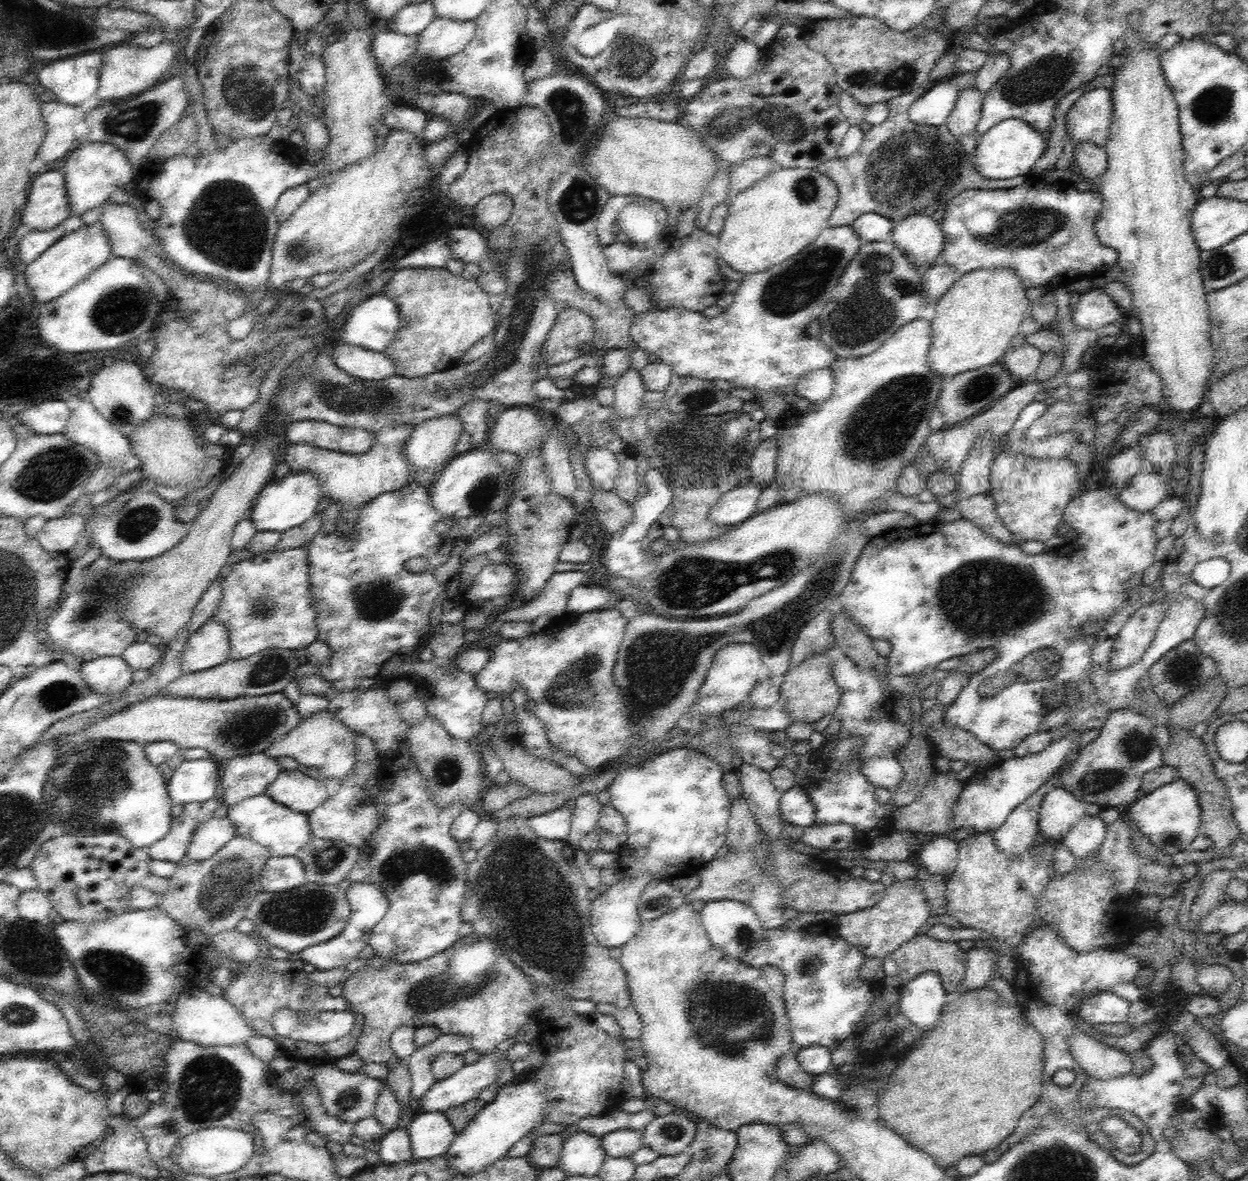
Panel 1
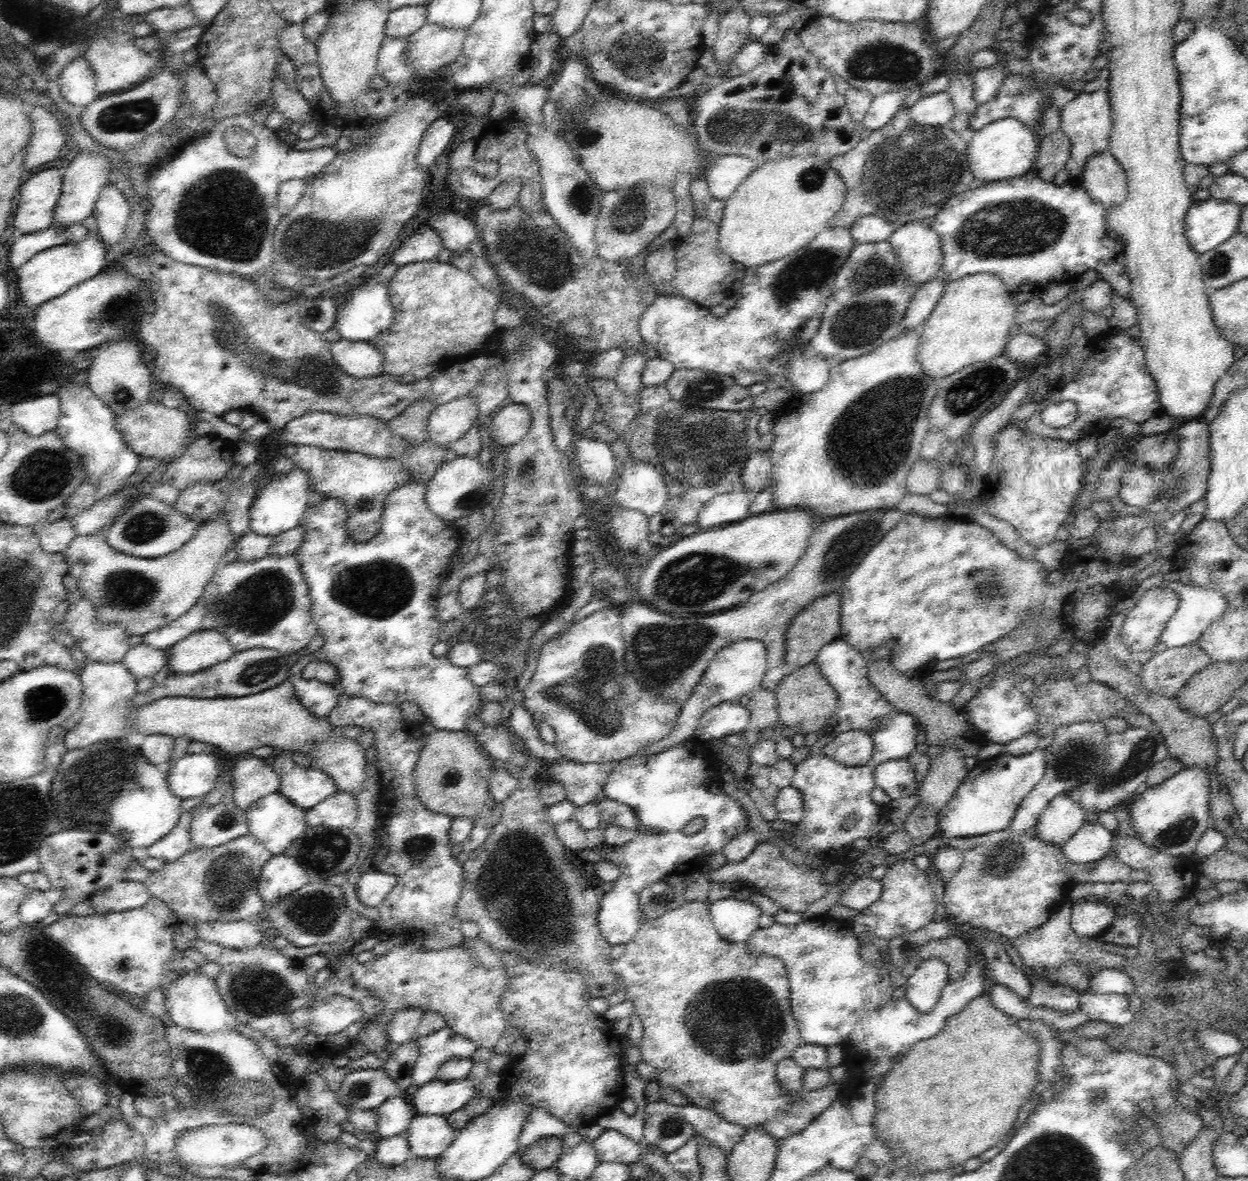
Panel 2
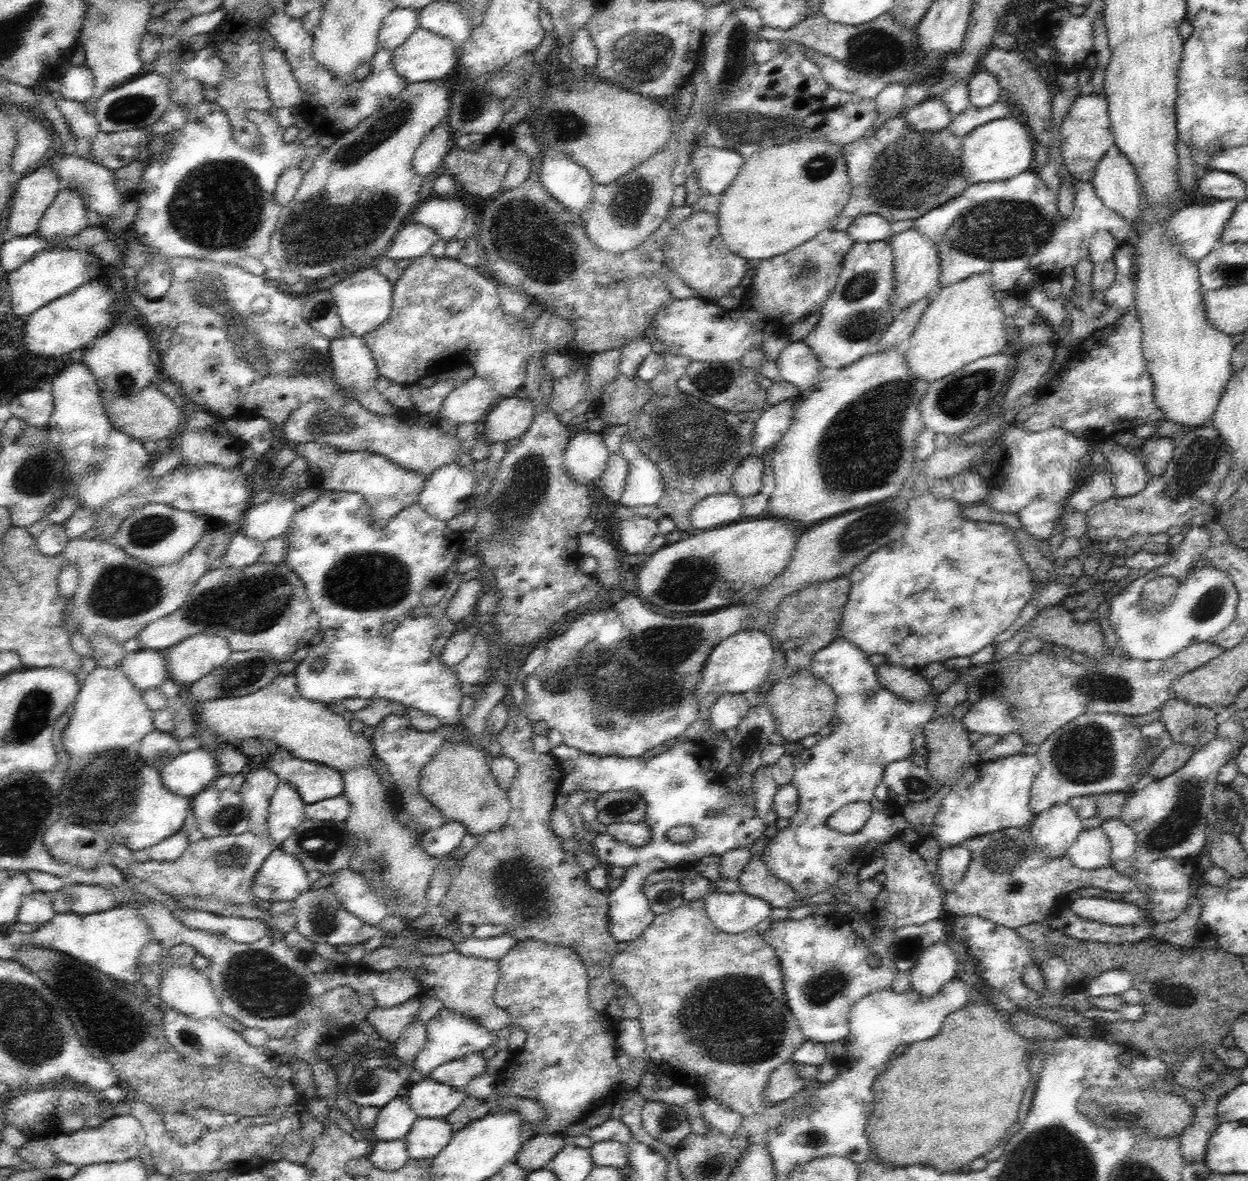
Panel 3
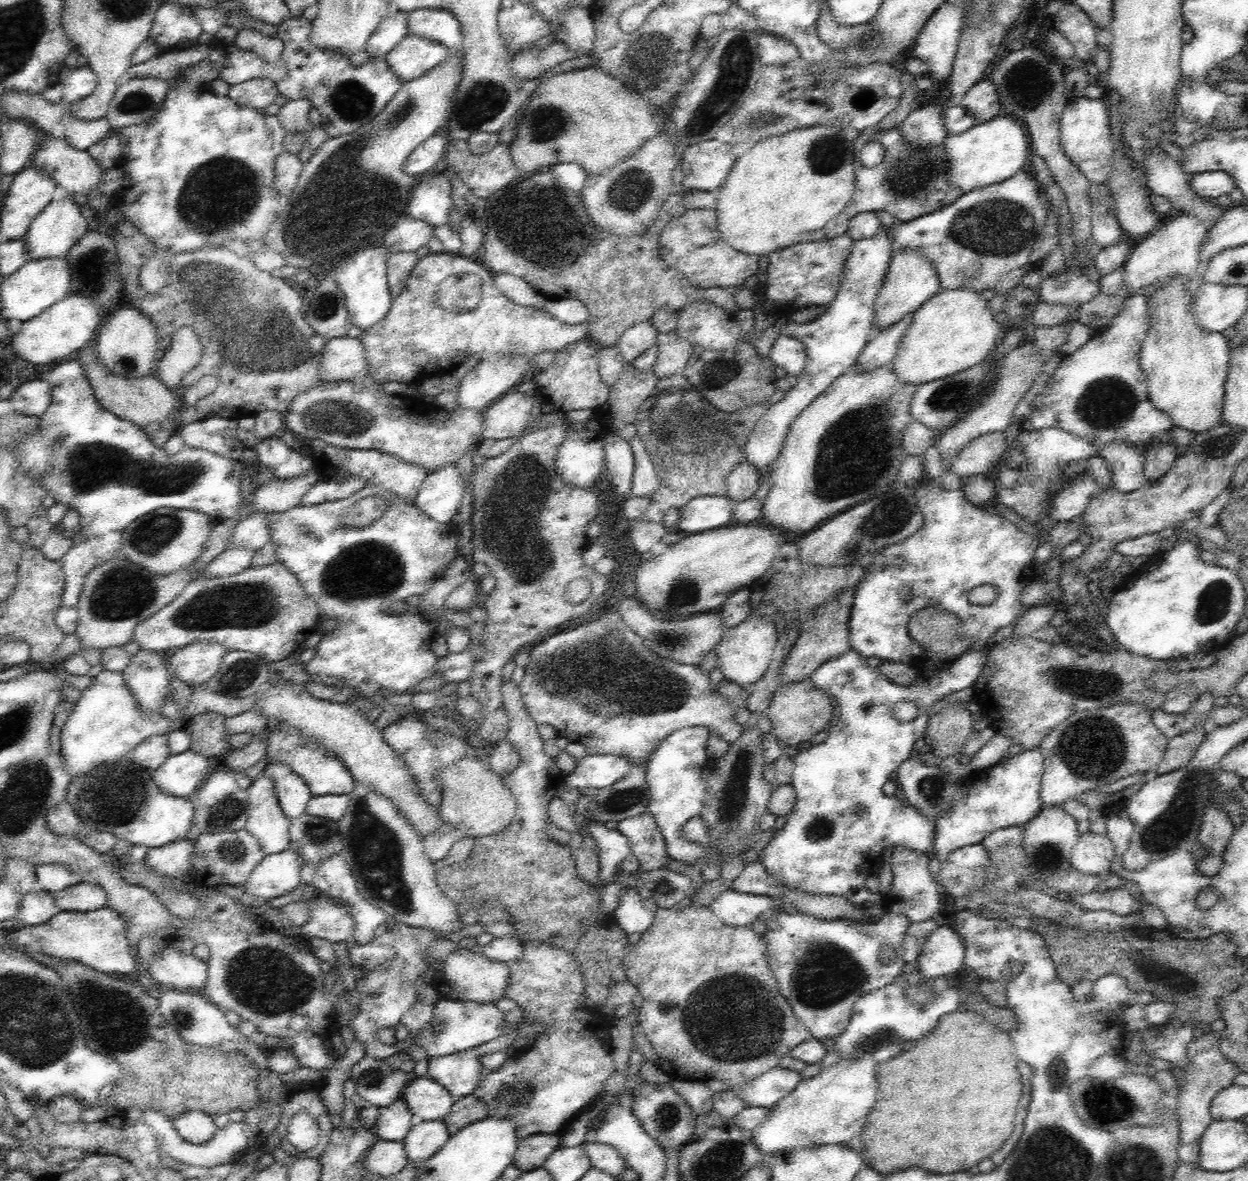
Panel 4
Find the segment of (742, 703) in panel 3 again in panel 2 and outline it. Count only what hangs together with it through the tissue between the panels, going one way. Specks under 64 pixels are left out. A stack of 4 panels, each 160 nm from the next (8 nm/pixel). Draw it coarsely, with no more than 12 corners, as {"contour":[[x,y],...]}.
{"contour":[[738,701],[708,708],[693,737],[714,742],[746,728],[750,711]]}

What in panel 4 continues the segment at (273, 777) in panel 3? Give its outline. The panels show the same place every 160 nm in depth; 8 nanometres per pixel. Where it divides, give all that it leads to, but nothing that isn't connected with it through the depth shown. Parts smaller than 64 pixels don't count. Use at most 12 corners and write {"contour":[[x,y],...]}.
{"contour":[[274,781],[248,789],[245,829],[264,854],[285,851],[291,819]]}

